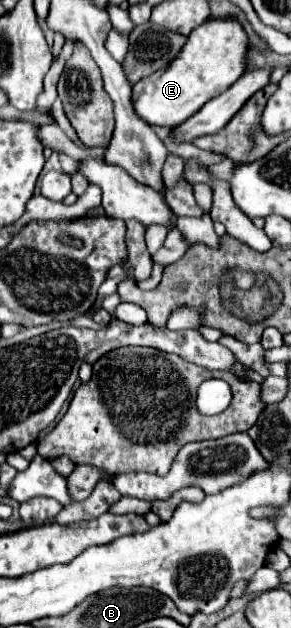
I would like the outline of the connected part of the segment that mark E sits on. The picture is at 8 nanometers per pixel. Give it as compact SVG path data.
M227 16L207 20L187 36L183 50L165 70L141 78L133 86L133 104L137 106L137 114L147 124L165 124L169 128L183 124L203 104L225 92L235 80L241 78L249 66L247 52L247 34L235 18Z

